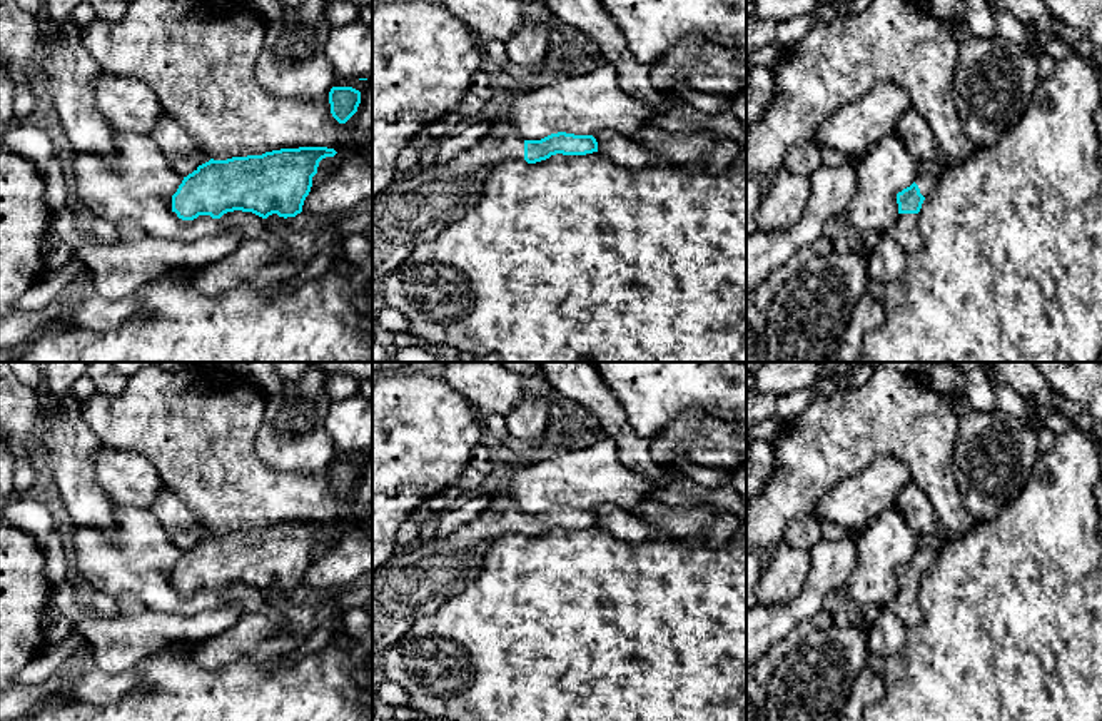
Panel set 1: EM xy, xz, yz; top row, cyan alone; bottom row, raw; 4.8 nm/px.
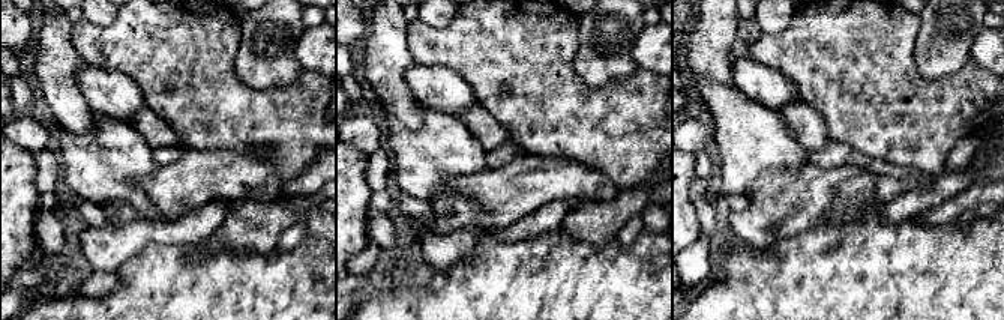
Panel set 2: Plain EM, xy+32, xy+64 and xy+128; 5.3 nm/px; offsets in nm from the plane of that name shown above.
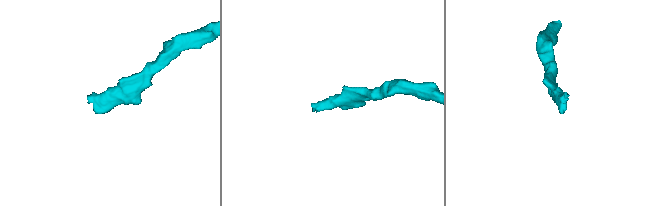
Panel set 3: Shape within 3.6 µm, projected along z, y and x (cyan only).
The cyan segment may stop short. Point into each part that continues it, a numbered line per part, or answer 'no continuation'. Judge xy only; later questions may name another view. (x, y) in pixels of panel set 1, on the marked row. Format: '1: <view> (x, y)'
no continuation

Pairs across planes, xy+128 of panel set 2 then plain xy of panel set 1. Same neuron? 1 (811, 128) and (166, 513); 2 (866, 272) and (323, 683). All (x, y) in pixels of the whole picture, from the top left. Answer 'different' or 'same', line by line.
1: same
2: same

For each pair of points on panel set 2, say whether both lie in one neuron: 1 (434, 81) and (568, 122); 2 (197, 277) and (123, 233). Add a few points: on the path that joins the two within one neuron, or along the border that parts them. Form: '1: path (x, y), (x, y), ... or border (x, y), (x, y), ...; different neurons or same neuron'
1: border (449, 68), (455, 69), (471, 87), (477, 102); different neurons
2: border (180, 245), (147, 242), (117, 268); different neurons

